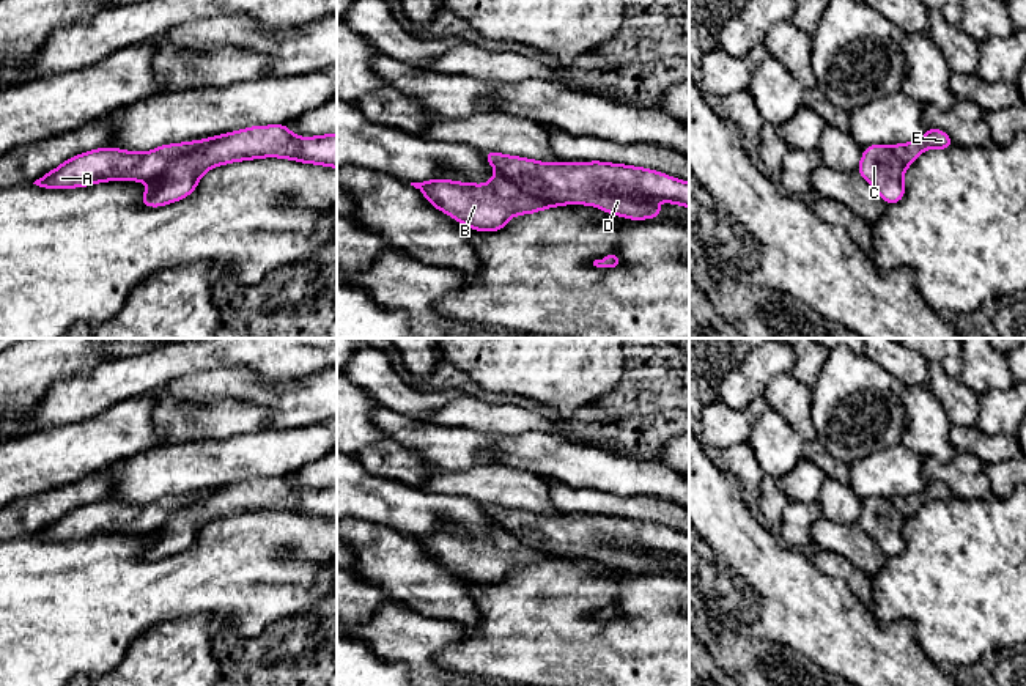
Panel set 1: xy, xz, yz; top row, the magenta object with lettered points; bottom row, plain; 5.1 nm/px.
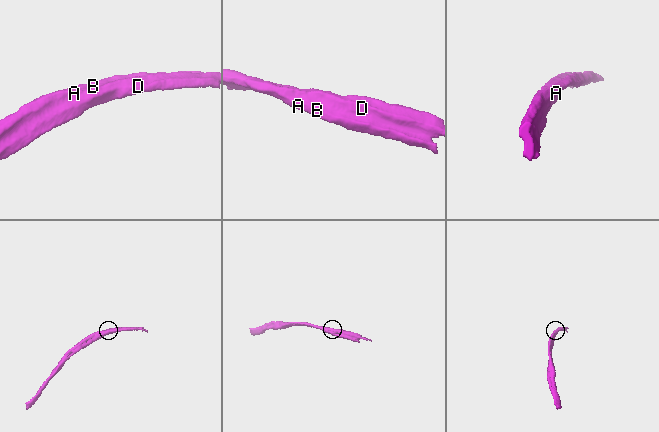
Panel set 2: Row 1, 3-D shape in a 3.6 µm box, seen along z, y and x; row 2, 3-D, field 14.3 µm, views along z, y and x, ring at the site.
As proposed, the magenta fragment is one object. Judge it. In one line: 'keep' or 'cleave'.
cleave

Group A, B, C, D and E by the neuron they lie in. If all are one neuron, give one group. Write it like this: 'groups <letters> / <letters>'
groups A B E / C D

